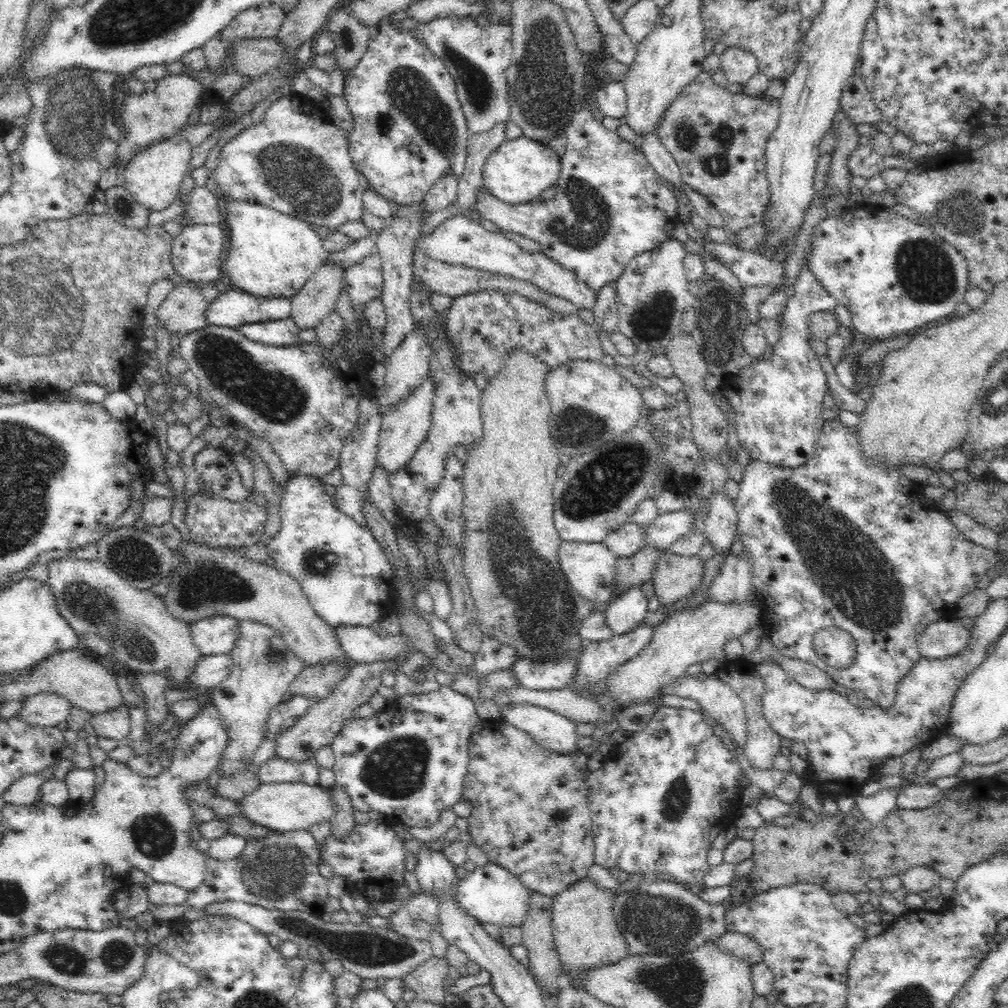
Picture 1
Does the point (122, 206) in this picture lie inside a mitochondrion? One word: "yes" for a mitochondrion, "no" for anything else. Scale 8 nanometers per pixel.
yes

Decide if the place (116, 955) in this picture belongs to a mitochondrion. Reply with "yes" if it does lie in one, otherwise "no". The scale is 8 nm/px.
yes

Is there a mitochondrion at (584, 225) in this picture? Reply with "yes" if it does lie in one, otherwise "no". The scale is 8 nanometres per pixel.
yes

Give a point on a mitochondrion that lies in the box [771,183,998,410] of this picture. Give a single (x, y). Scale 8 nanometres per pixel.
(926, 272)

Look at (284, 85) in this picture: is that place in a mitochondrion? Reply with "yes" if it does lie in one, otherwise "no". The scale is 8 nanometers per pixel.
no

